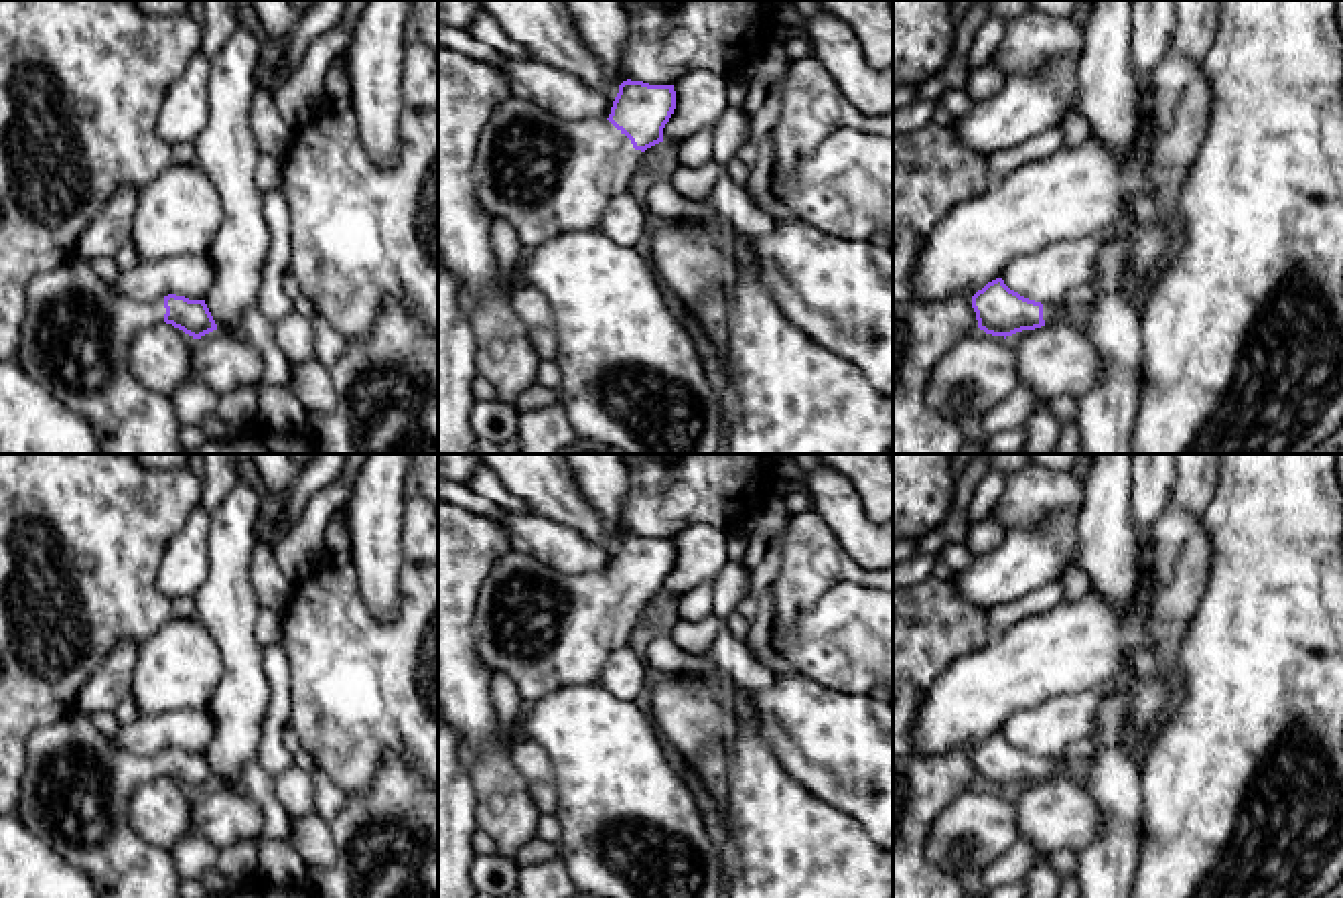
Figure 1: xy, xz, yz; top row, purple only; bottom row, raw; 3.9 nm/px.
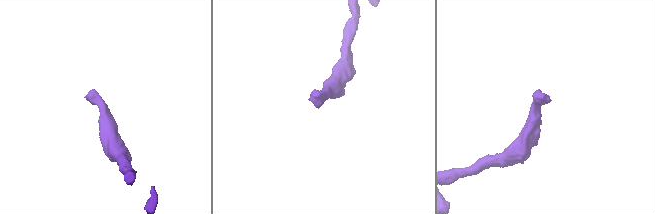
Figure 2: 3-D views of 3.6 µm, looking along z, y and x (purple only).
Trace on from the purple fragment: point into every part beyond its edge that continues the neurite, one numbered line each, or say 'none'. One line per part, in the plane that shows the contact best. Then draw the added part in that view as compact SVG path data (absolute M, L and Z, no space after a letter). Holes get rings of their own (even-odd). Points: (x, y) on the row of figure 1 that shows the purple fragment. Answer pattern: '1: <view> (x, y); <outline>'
1: xz (546, 175); M507 97L483 126L471 178L481 207L509 221L527 257L568 231L594 231L615 195L637 189L643 152L605 120L566 120Z

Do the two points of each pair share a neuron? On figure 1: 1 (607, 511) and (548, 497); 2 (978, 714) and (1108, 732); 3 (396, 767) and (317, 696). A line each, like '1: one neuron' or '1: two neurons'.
1: two neurons
2: two neurons
3: two neurons

